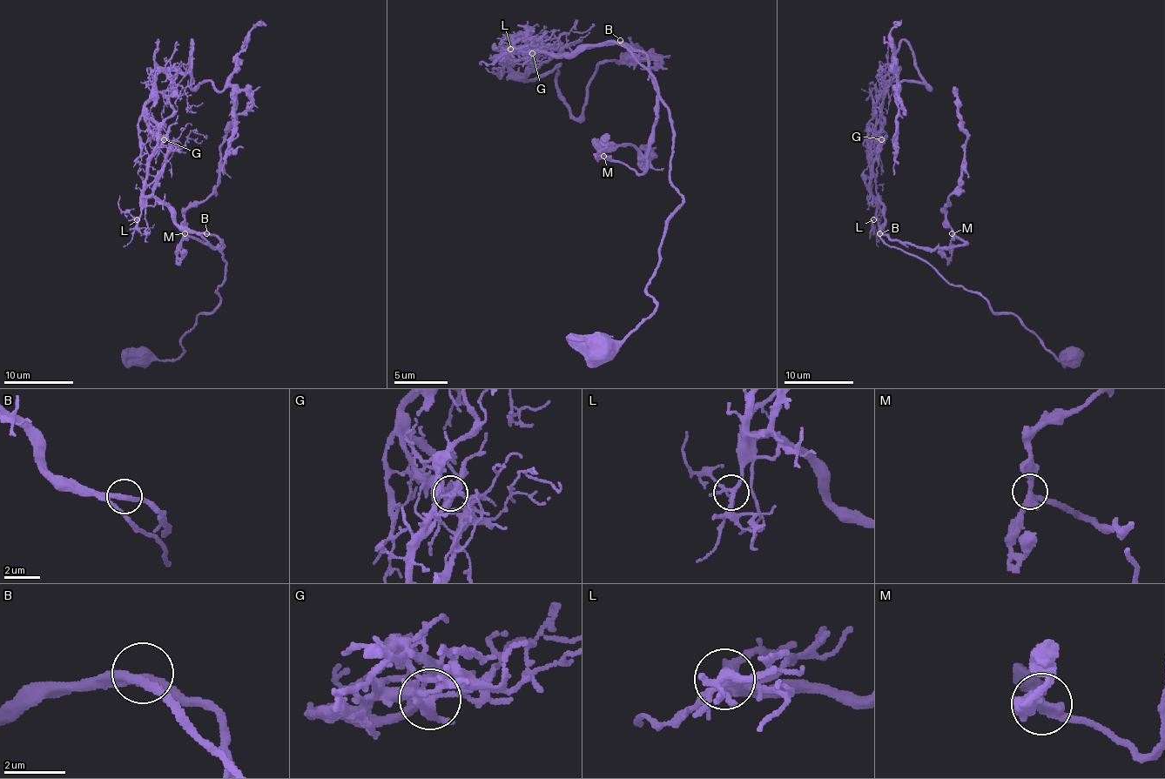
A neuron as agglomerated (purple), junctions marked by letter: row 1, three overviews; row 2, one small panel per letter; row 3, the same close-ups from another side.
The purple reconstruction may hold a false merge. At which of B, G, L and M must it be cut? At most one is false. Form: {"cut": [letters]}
{"cut": ["G"]}

